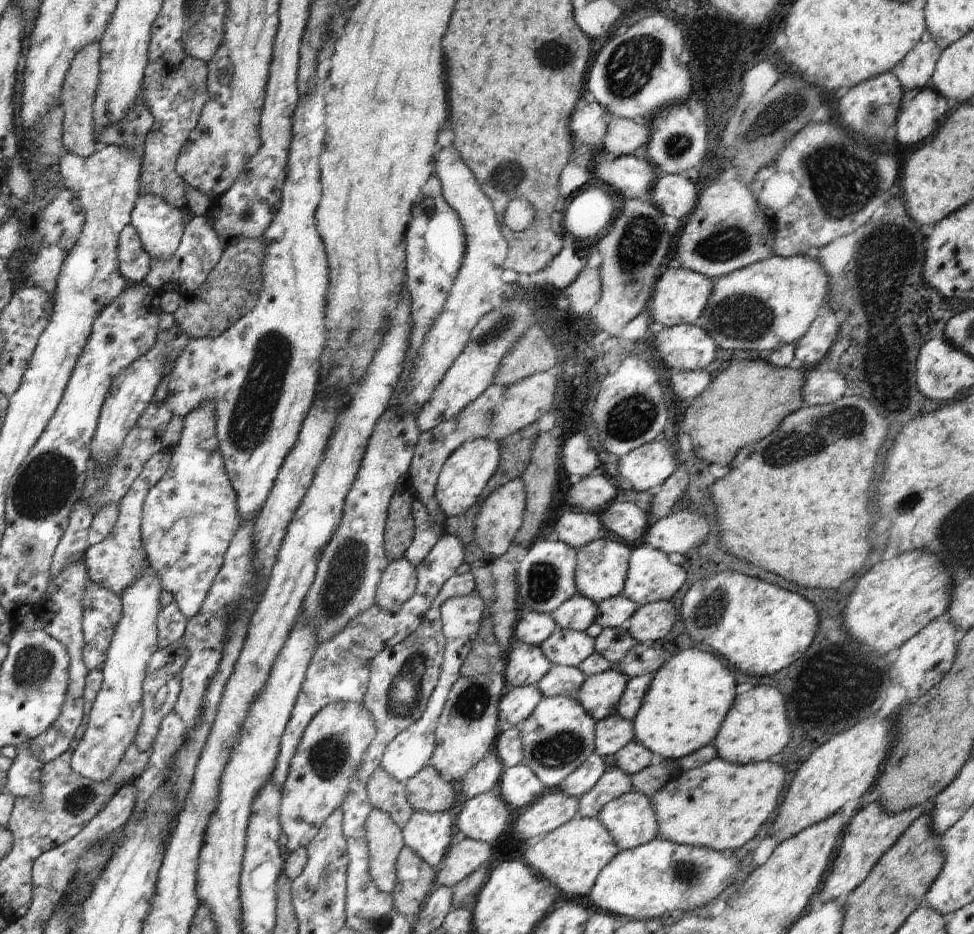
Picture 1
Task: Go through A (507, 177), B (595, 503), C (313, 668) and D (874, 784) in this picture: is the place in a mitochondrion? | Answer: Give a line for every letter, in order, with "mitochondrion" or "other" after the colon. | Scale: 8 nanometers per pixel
A: mitochondrion
B: other
C: other
D: other

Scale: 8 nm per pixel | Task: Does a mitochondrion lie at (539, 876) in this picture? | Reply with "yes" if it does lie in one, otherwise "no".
no

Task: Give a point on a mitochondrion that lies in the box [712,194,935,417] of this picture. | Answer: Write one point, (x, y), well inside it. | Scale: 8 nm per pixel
(874, 244)

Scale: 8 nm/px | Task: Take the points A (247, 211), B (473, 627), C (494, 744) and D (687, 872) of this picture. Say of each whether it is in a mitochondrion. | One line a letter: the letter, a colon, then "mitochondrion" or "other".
A: mitochondrion
B: other
C: other
D: mitochondrion

